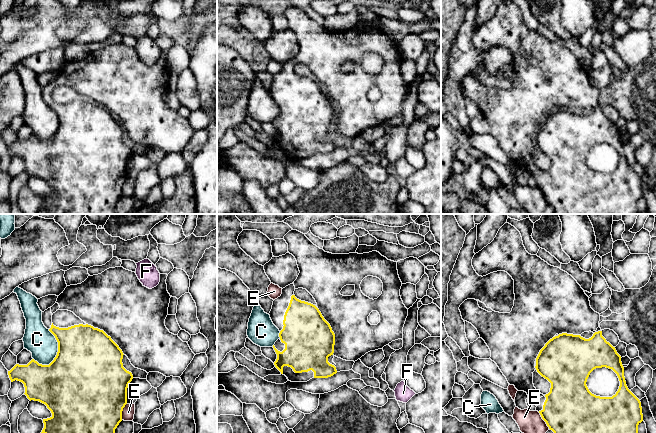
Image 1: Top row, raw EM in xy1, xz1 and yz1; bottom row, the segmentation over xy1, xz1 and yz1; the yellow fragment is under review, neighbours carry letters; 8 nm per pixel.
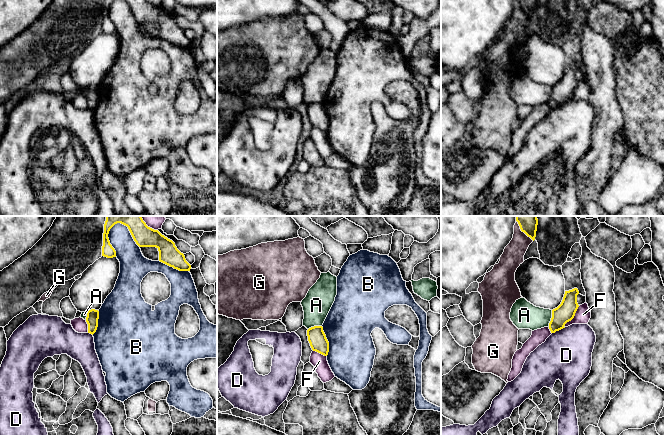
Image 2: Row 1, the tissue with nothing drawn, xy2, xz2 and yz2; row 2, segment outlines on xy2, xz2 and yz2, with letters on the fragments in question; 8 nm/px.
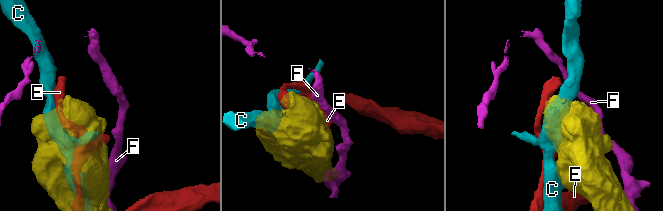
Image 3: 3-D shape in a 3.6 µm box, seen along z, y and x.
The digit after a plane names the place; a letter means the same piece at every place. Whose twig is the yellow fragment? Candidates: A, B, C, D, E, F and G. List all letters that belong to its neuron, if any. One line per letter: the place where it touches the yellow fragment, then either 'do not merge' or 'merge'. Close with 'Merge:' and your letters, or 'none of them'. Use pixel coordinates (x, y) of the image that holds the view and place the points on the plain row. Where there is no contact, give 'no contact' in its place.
A: meets yellow in yz2 at (551, 94); do not merge
B: meets yellow in xy2 at (108, 16); do not merge
C: meets yellow in xy1 at (58, 126); do not merge
D: meets yellow in yz2 at (558, 106); do not merge
E: meets yellow in yz1 at (543, 195); do not merge
F: meets yellow in yz2 at (573, 93); do not merge
G: meets yellow in yz2 at (524, 8); do not merge
Merge: none of them

